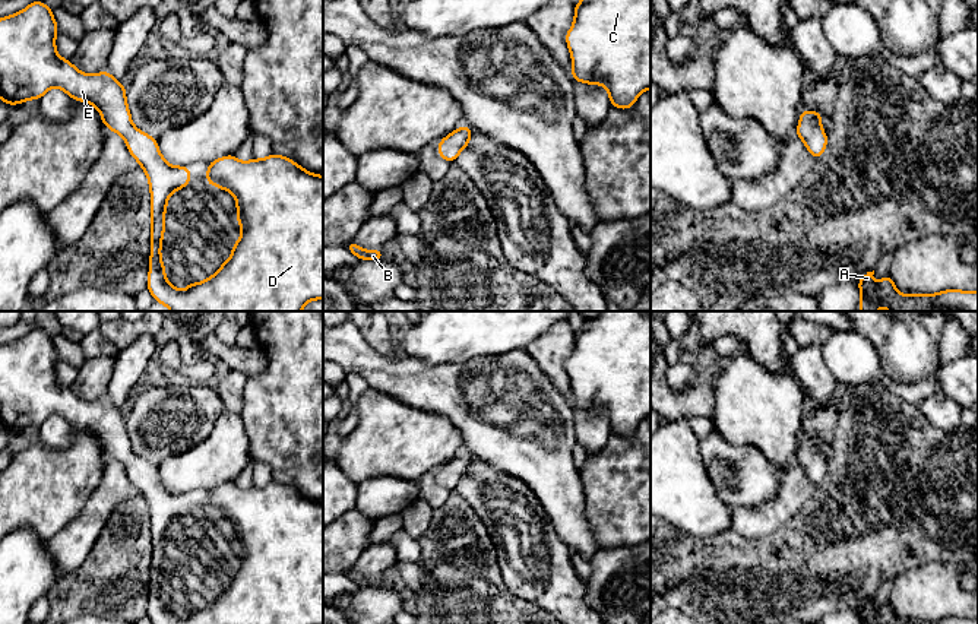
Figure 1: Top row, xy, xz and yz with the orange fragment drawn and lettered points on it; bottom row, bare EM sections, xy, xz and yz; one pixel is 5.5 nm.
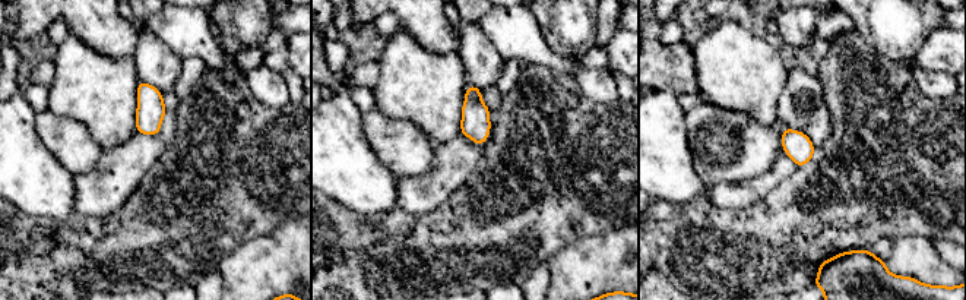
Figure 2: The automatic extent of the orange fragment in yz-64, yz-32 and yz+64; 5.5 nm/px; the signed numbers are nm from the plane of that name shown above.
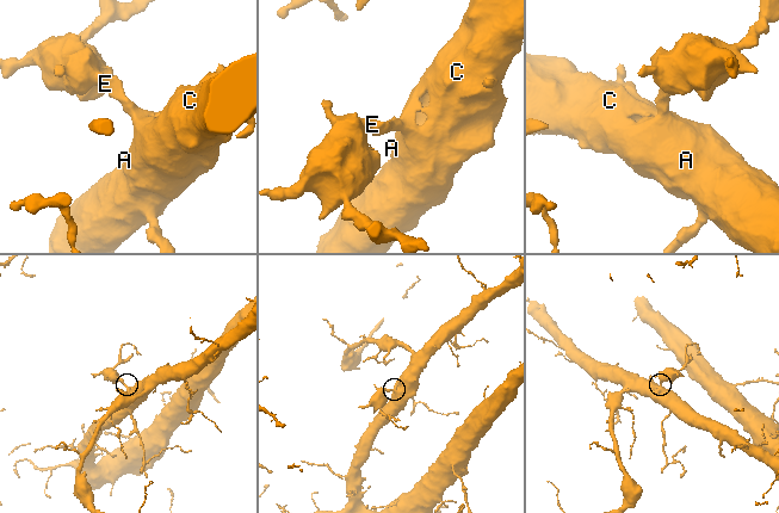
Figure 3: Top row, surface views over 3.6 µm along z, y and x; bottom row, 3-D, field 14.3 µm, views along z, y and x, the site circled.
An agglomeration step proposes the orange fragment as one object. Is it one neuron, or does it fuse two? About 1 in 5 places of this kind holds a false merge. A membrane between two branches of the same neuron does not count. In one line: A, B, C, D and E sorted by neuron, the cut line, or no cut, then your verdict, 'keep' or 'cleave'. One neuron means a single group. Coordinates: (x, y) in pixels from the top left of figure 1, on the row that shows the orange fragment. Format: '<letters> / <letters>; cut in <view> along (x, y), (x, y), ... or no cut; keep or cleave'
A B C D E; no cut; keep

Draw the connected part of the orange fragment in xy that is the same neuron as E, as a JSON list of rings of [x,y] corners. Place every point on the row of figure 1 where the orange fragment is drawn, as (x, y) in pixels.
[[[39,0],[15,15],[0,18],[0,99],[7,105],[23,104],[28,99],[41,99],[50,88],[60,88],[72,99],[92,104],[99,111],[105,127],[124,137],[130,155],[146,172],[151,189],[152,227],[146,288],[155,301],[167,305],[171,311],[301,311],[307,303],[323,300],[323,175],[311,174],[292,159],[276,153],[270,153],[265,159],[253,158],[247,162],[241,162],[232,153],[208,164],[206,183],[227,190],[235,197],[235,215],[241,237],[232,244],[231,257],[203,282],[190,282],[184,291],[180,291],[167,281],[167,267],[161,259],[167,202],[174,191],[189,186],[192,171],[187,165],[174,167],[168,164],[159,152],[158,140],[133,126],[126,101],[126,88],[110,72],[85,75],[70,60],[57,54],[57,32],[53,10]]]

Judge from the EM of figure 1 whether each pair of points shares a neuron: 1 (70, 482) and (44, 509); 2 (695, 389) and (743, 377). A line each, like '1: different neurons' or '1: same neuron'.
1: same neuron
2: different neurons

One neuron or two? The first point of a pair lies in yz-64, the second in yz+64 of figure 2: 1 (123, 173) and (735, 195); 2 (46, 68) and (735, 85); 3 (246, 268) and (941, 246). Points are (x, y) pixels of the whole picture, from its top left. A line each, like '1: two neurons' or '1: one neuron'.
1: one neuron
2: two neurons
3: two neurons

